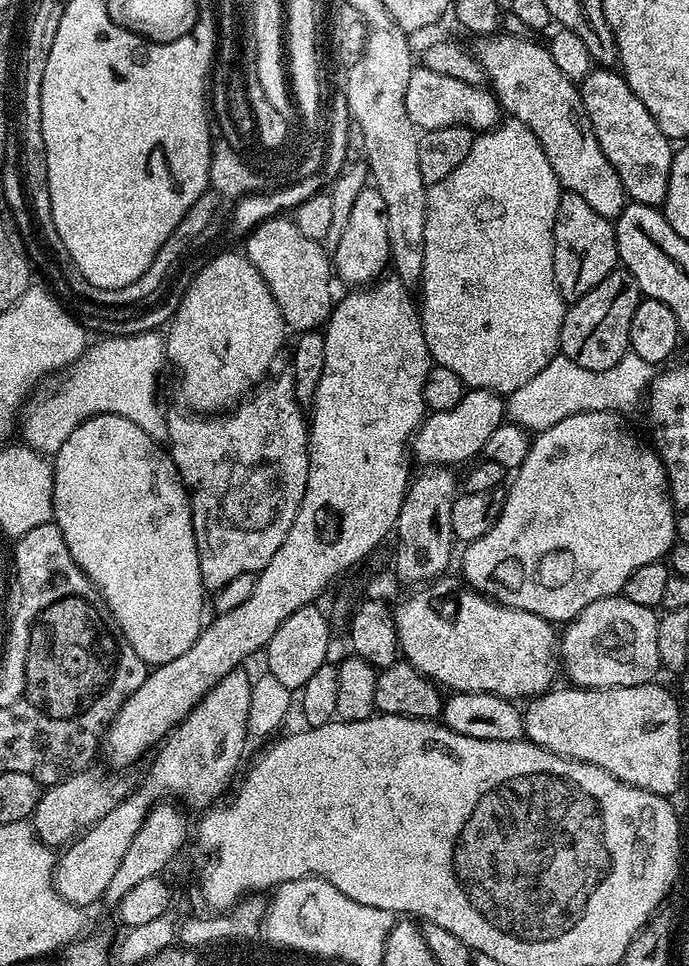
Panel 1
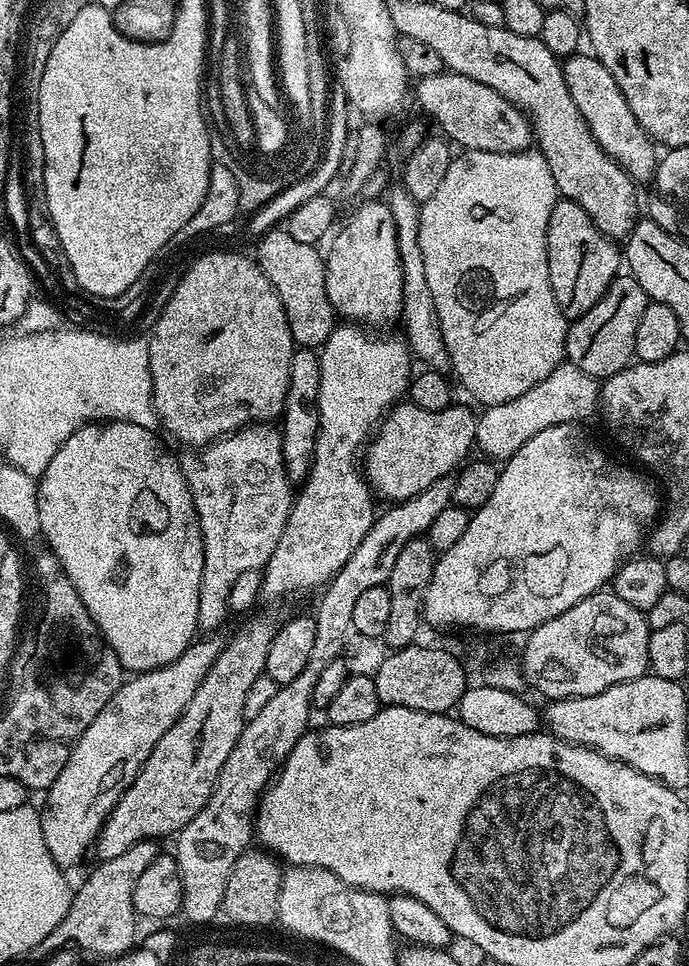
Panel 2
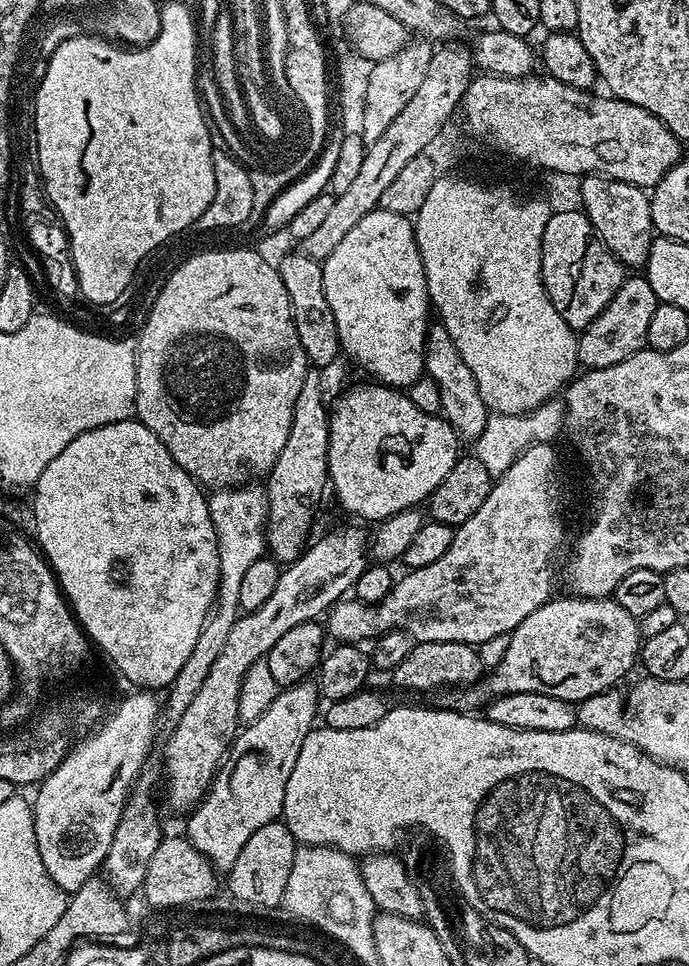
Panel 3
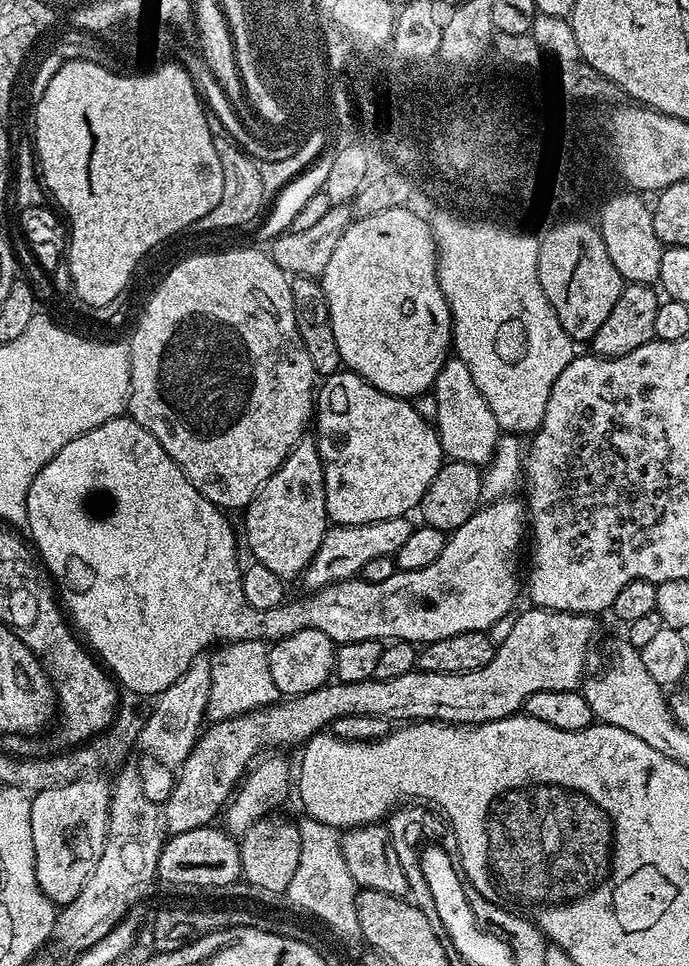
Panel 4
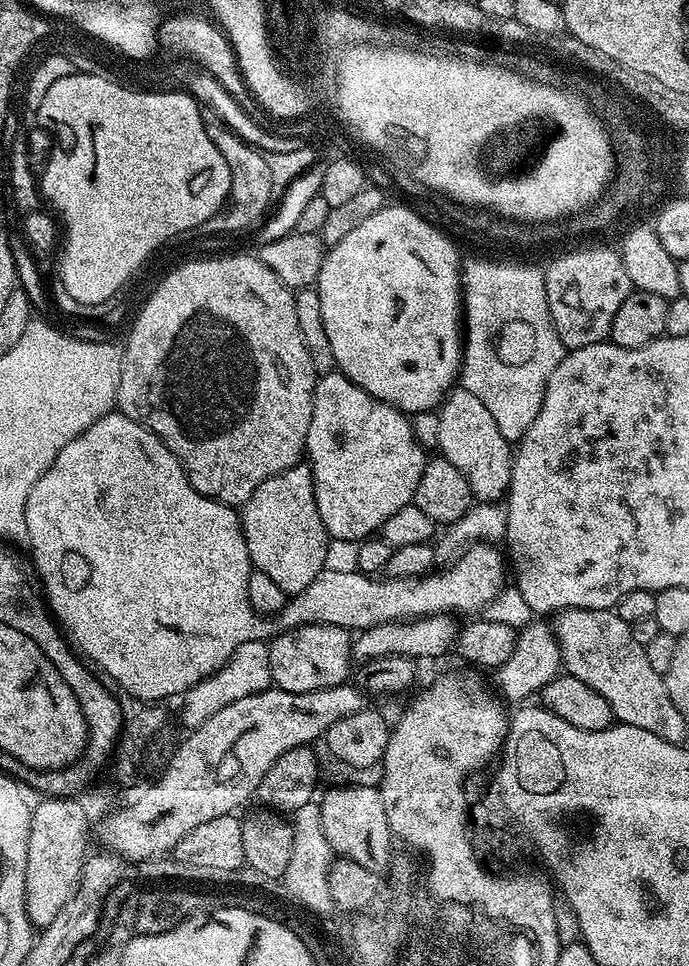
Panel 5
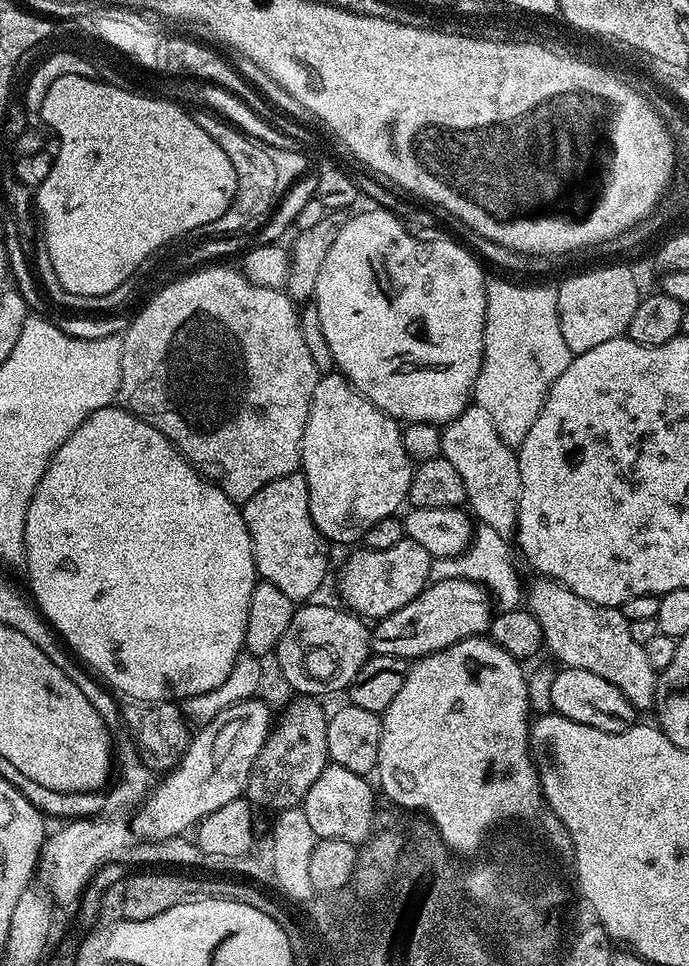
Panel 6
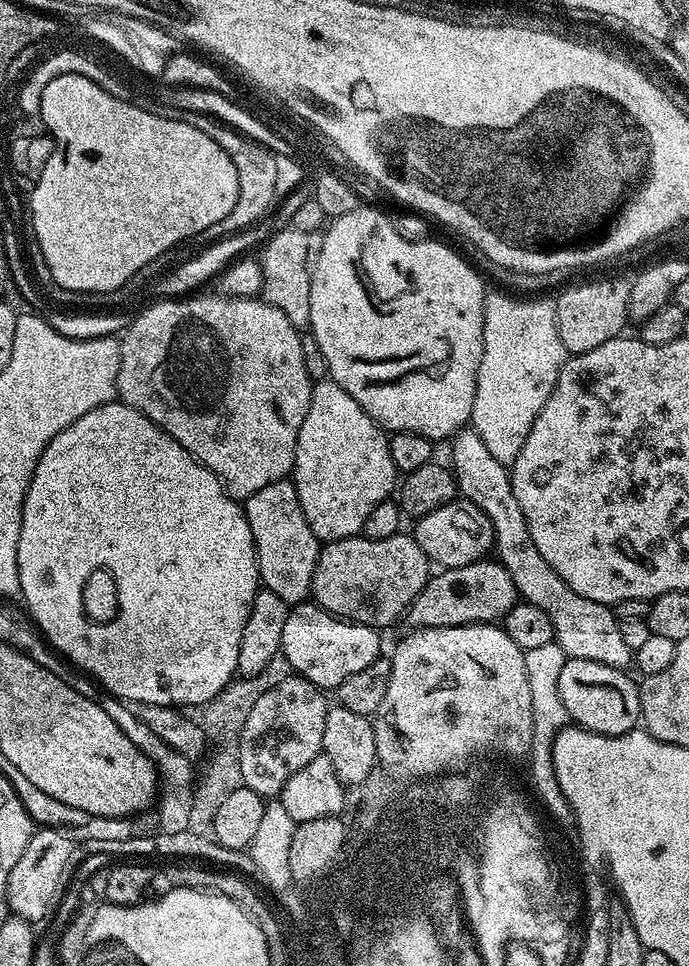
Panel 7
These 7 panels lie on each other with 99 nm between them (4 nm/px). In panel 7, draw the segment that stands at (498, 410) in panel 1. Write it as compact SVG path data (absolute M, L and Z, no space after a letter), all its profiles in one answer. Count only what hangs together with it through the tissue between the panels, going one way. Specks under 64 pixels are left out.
M330 378L313 383L310 410L306 410L306 422L302 422L302 430L298 430L290 479L298 490L302 514L306 514L310 530L314 530L321 542L361 535L366 518L370 518L370 510L374 510L374 506L389 499L397 491L398 473L394 458L390 458L388 437L389 433L375 424L370 414L366 414L366 410L362 410L362 406L358 406L358 402L354 402L346 390L342 390L342 386Z

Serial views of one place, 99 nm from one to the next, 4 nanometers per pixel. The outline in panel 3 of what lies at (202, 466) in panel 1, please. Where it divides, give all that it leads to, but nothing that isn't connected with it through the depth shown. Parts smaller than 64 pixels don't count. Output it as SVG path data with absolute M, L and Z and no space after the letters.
M252 482L247 486L222 488L208 496L208 513L210 522L214 526L220 559L216 600L208 611L208 618L202 630L198 630L198 642L194 642L194 650L190 650L190 658L186 658L182 670L178 670L174 682L167 689L168 701L165 699L162 704L162 716L165 721L180 720L182 714L186 714L186 708L190 706L190 702L194 702L194 694L202 690L202 682L206 682L206 674L210 674L210 666L214 666L214 658L222 654L226 637L234 627L236 617L241 615L238 589L242 586L242 578L247 568L265 555L264 528L268 524L268 494L261 485L259 488L256 484L259 483Z

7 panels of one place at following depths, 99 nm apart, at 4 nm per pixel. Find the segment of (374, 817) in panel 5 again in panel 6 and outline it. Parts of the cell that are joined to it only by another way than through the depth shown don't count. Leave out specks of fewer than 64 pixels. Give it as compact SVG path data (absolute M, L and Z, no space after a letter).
M327 763L314 784L306 790L302 807L310 830L320 840L345 840L360 846L372 836L372 788L365 777L346 770L346 766Z

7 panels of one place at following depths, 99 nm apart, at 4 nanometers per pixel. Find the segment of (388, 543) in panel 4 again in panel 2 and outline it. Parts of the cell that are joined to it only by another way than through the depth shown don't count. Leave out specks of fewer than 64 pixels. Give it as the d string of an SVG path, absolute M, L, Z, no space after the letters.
M255 616L248 618L253 620L246 621L233 634L232 641L221 647L214 666L202 680L202 686L194 690L190 706L186 706L178 722L158 738L158 746L154 746L132 785L106 818L102 830L96 835L94 856L97 861L118 858L118 854L126 854L126 850L139 840L178 834L190 818L206 806L222 766L242 734L246 723L246 694L250 686L254 686L254 681L265 675L266 654L270 654L270 642L274 642L278 627L278 620L272 616Z

